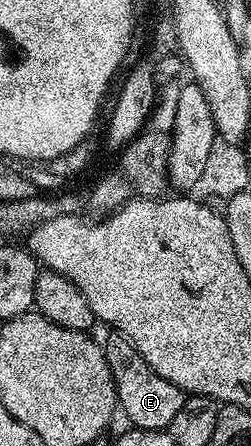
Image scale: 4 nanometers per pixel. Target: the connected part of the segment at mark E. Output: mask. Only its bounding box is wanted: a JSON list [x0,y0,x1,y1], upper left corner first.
[103,334,186,430]

